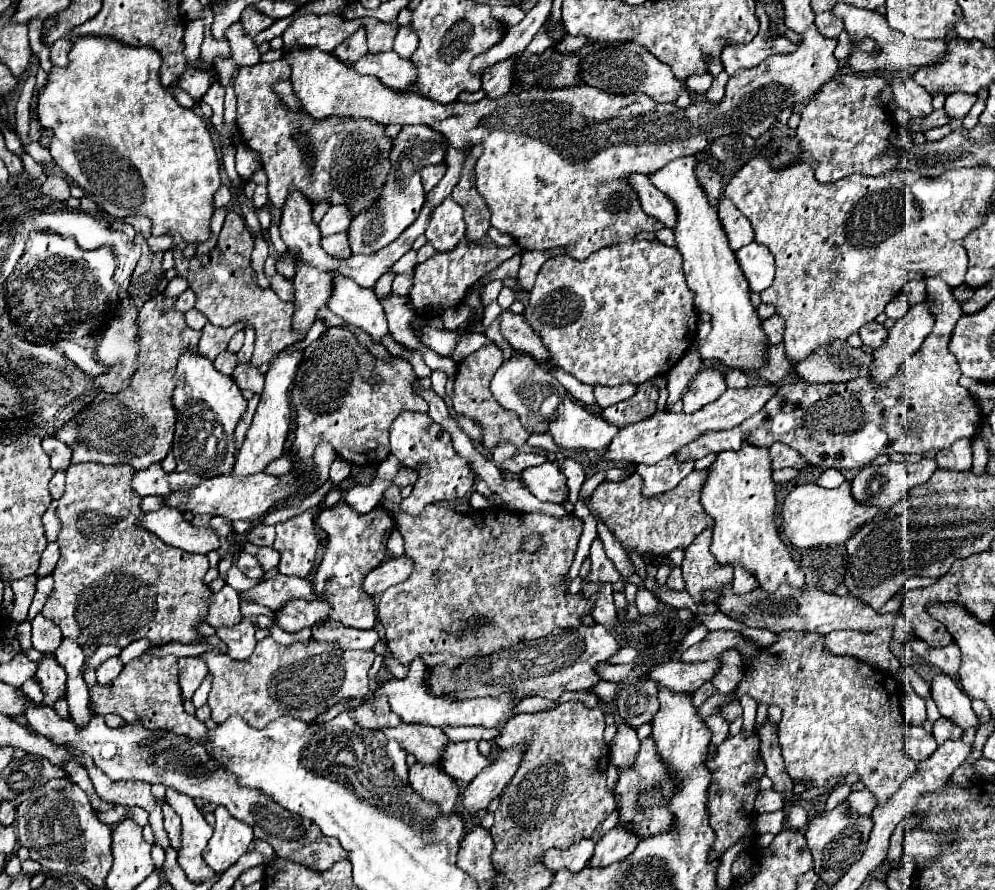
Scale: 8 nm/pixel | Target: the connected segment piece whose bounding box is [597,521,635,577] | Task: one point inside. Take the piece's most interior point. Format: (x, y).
(615, 552)

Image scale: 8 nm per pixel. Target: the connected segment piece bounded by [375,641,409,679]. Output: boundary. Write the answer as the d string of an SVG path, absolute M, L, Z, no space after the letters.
M377 643L375 645L375 653L377 655L381 655L381 659L383 659L383 667L387 667L387 671L393 675L393 677L397 677L397 679L403 679L405 675L407 675L407 671L409 671L409 667L403 667L387 649L385 649L385 643Z

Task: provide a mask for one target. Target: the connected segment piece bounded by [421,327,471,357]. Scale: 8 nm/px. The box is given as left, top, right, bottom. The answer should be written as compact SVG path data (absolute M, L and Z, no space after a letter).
M427 327L421 335L421 341L429 349L439 353L441 357L453 357L453 351L457 347L459 337L463 337L467 333L471 333L471 331L463 331L463 329L457 329L457 331L429 331L429 327Z

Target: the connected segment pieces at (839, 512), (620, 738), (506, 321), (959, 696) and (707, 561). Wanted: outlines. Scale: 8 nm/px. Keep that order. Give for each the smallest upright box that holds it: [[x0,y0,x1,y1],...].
[[781,481,877,549],[609,725,641,769],[499,309,547,361],[931,673,977,729],[681,529,733,605]]

